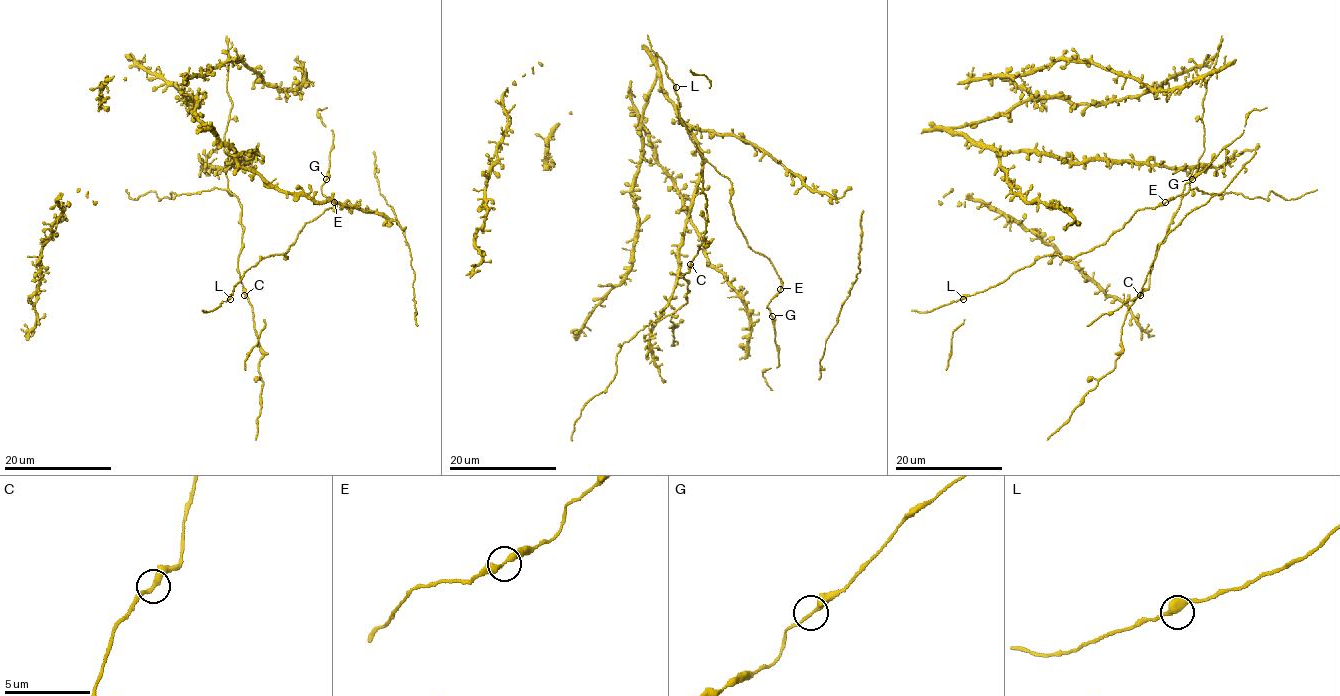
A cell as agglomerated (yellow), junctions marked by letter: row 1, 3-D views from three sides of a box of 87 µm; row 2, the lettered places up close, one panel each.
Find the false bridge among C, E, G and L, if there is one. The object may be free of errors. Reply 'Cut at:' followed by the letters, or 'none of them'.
Cut at: none of them

